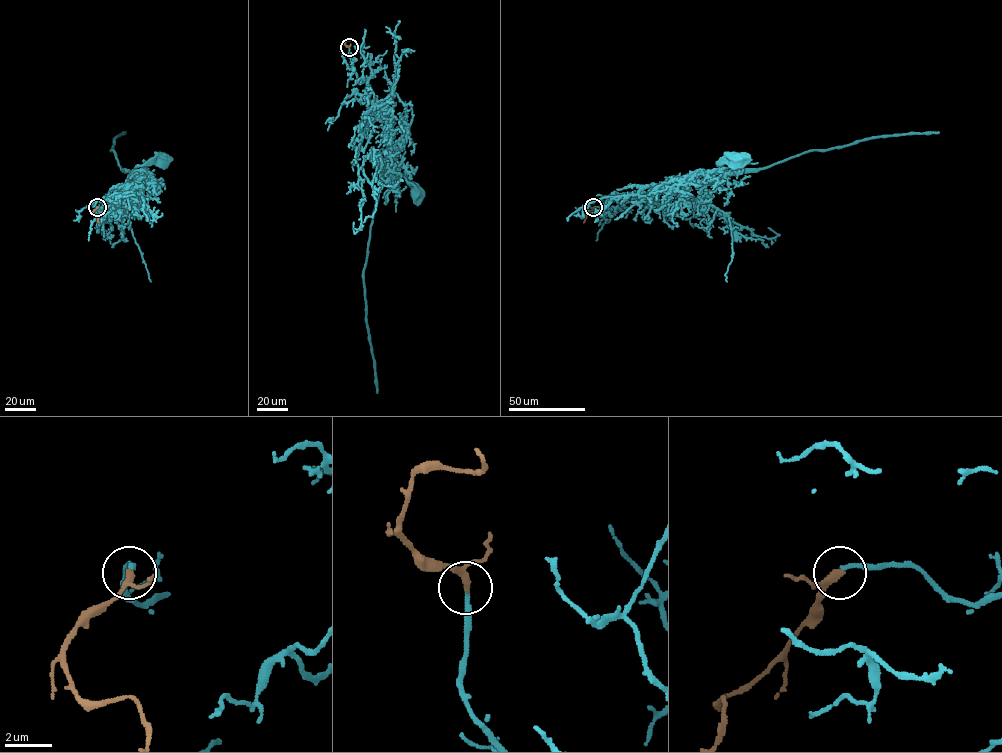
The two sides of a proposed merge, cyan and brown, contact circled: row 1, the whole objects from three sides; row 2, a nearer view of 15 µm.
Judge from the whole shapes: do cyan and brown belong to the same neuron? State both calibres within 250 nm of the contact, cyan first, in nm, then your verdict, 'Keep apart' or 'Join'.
Thickness 190 nm (cyan) against 240 nm. Join

